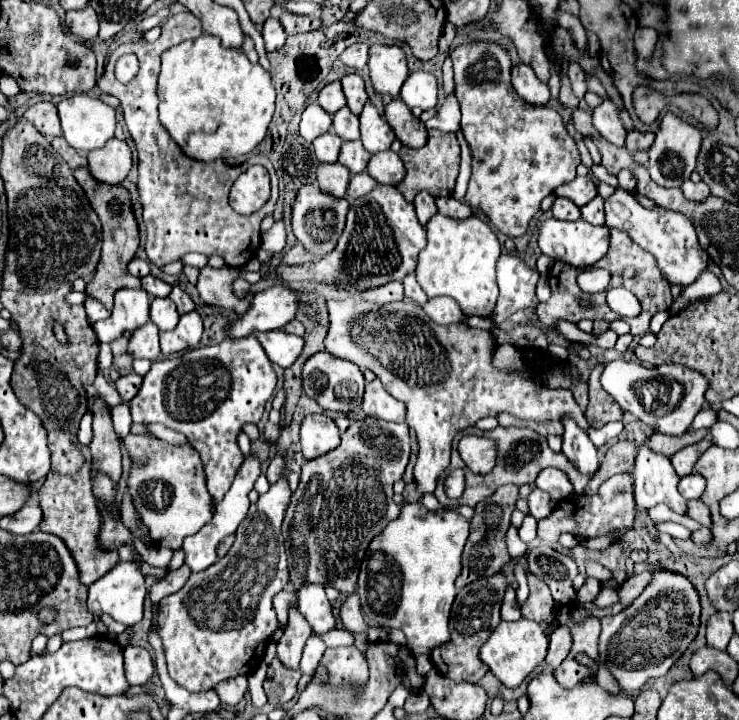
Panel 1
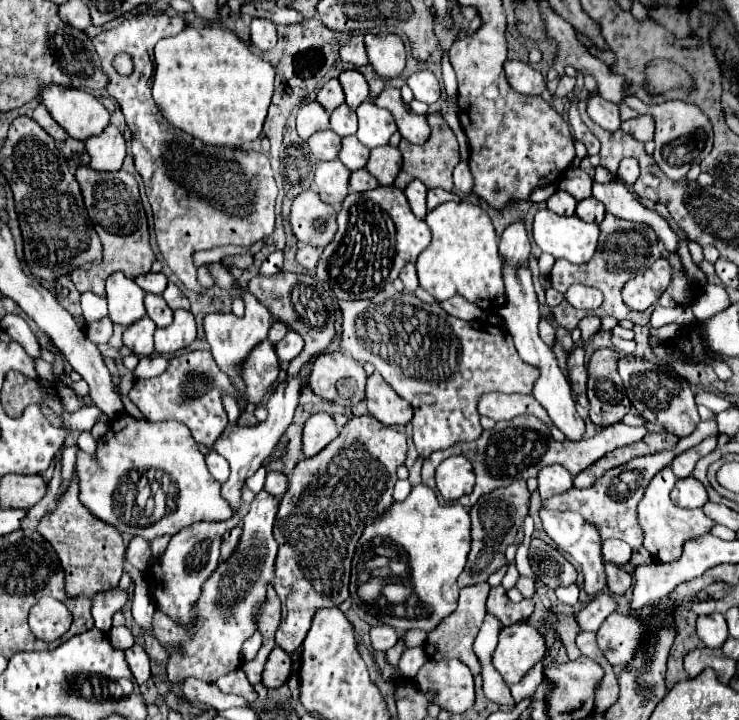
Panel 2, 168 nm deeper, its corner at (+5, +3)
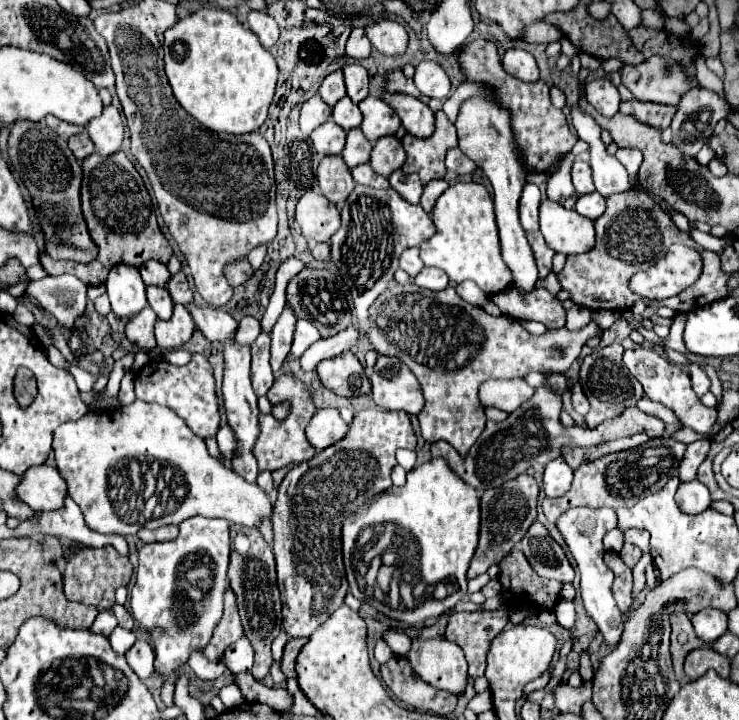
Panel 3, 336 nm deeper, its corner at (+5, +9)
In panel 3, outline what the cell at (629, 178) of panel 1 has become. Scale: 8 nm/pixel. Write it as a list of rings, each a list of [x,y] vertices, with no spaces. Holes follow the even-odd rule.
[[[617,149],[617,159],[623,163],[623,167],[629,171],[629,175],[635,175],[641,167],[641,151],[639,149]]]

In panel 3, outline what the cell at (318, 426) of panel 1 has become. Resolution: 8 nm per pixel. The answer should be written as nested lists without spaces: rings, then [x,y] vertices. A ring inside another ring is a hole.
[[[329,407],[329,409],[319,409],[313,419],[309,421],[307,429],[307,439],[309,443],[319,451],[331,447],[333,443],[341,441],[347,435],[347,423],[341,419],[339,411]]]

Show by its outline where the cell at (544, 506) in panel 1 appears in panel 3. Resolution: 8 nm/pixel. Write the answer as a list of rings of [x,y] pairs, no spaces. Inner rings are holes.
[[[577,507],[567,511],[563,519],[557,521],[557,527],[563,535],[563,539],[569,545],[569,551],[573,553],[579,573],[581,573],[581,597],[587,613],[595,621],[599,633],[603,635],[607,645],[617,645],[623,633],[623,613],[619,611],[613,595],[611,595],[611,585],[613,585],[613,573],[611,569],[603,563],[603,537],[607,531],[611,531],[617,523],[617,515],[613,509],[587,509],[587,507]]]

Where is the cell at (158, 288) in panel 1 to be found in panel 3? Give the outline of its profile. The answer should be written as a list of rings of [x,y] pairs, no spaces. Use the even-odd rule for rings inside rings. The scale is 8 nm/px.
[[[147,261],[139,267],[141,271],[141,277],[145,281],[145,285],[159,285],[159,287],[165,287],[171,273],[167,269],[167,265],[159,263],[159,261]]]

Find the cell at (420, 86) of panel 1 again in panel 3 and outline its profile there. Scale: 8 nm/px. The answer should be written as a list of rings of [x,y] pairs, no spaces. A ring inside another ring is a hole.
[[[421,61],[415,67],[415,85],[417,89],[433,99],[447,99],[451,93],[451,81],[441,65],[435,61]]]

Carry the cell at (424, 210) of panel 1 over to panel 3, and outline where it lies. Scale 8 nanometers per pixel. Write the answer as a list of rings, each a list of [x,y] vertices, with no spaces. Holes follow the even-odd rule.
[[[401,169],[395,171],[391,177],[389,177],[389,183],[391,187],[403,197],[407,199],[409,203],[419,203],[421,199],[421,193],[423,193],[423,185],[419,181],[419,175],[411,173],[411,175],[405,175]]]

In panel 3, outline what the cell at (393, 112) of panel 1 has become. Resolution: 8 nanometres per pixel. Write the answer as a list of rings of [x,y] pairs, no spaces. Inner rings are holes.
[[[381,85],[381,99],[397,111],[397,115],[401,119],[401,125],[407,129],[407,133],[411,133],[415,137],[423,137],[423,139],[433,135],[435,115],[425,103],[421,103],[415,97],[403,95],[403,93],[387,95],[383,85]]]

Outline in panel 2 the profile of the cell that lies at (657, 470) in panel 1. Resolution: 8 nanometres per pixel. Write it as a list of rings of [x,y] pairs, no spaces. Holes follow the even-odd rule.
[[[669,467],[661,469],[653,479],[651,483],[647,485],[645,493],[643,493],[643,499],[639,501],[637,505],[637,521],[641,525],[641,531],[643,531],[643,537],[645,537],[645,549],[659,561],[673,561],[681,555],[681,549],[683,549],[683,543],[685,539],[691,539],[691,537],[697,537],[697,535],[703,535],[709,531],[709,527],[713,525],[713,521],[709,517],[705,517],[705,513],[701,509],[681,509],[677,507],[669,493],[675,486],[675,475],[671,473]]]

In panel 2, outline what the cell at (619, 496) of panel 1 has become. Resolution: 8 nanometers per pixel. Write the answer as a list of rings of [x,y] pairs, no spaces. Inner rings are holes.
[[[715,419],[711,421],[703,421],[697,425],[697,429],[689,435],[679,439],[677,447],[669,453],[655,453],[655,455],[647,455],[647,457],[637,457],[635,461],[627,463],[627,465],[619,465],[615,469],[609,469],[601,479],[595,481],[593,487],[589,489],[569,489],[567,493],[555,495],[547,501],[543,501],[543,505],[547,509],[557,509],[557,511],[573,511],[579,513],[581,517],[585,517],[585,521],[589,521],[591,525],[595,525],[599,529],[601,541],[605,539],[621,539],[625,543],[629,543],[633,549],[641,547],[643,543],[643,533],[635,521],[635,505],[639,503],[639,497],[643,497],[643,489],[647,487],[647,481],[651,481],[651,477],[663,469],[663,465],[669,465],[673,461],[675,455],[683,453],[685,449],[695,447],[697,443],[701,443],[705,437],[717,433],[717,425]]]

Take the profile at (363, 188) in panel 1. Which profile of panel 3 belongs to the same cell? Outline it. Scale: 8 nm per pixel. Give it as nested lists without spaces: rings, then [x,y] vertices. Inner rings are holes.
[[[363,163],[363,165],[357,165],[351,169],[353,173],[353,179],[359,183],[359,185],[367,185],[367,187],[373,187],[373,189],[389,189],[389,181],[381,175],[377,175],[369,163]]]

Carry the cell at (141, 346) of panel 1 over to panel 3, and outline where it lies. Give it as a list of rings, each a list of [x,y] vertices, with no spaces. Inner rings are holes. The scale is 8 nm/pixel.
[[[145,307],[141,313],[137,313],[135,317],[129,319],[129,323],[125,327],[127,339],[143,351],[153,351],[157,347],[155,337],[153,337],[155,321],[157,321],[157,315],[153,313],[153,309]]]

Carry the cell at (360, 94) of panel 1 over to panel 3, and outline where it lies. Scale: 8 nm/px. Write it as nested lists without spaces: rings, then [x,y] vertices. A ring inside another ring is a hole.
[[[345,65],[343,67],[345,73],[345,85],[347,85],[347,95],[351,97],[353,103],[363,101],[369,95],[369,75],[361,65]]]

